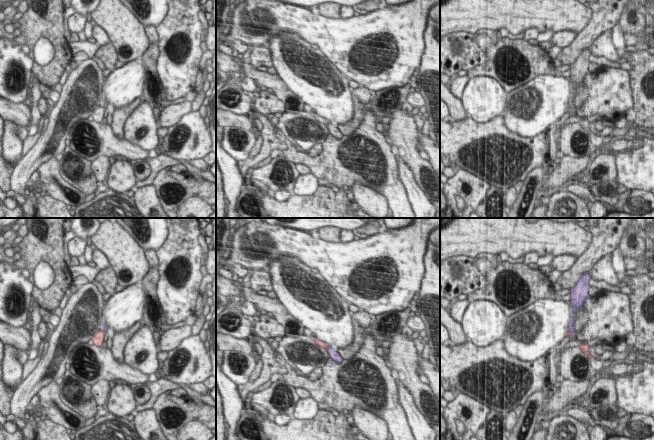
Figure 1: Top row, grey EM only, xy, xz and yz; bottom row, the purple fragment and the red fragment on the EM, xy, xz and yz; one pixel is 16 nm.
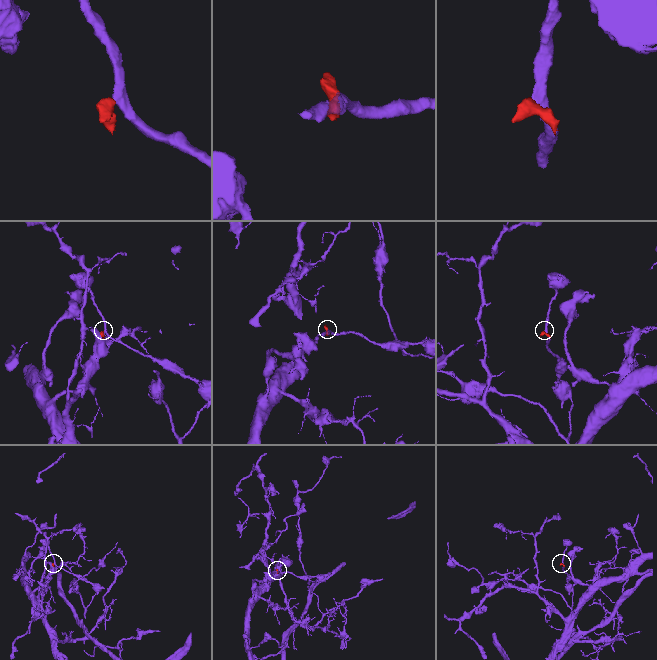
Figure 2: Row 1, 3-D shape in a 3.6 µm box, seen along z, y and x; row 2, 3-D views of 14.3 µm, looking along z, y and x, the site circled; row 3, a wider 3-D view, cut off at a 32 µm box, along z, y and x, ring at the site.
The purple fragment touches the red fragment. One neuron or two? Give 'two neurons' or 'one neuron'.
two neurons

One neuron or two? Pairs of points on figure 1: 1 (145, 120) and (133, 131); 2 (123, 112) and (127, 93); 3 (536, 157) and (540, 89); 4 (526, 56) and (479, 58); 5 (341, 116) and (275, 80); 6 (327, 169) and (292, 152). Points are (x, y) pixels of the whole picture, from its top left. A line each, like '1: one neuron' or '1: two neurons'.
1: one neuron
2: two neurons
3: two neurons
4: two neurons
5: two neurons
6: one neuron

